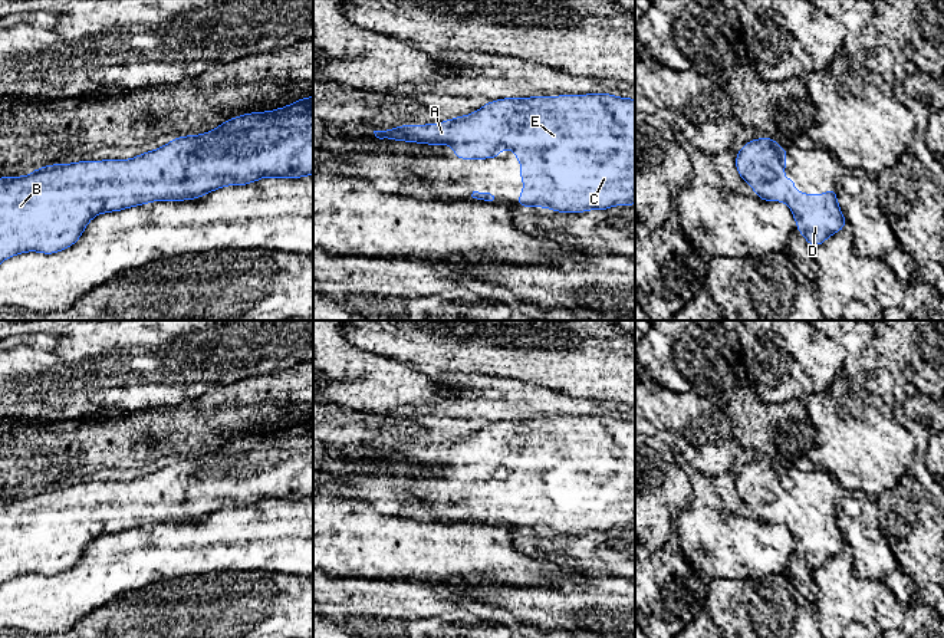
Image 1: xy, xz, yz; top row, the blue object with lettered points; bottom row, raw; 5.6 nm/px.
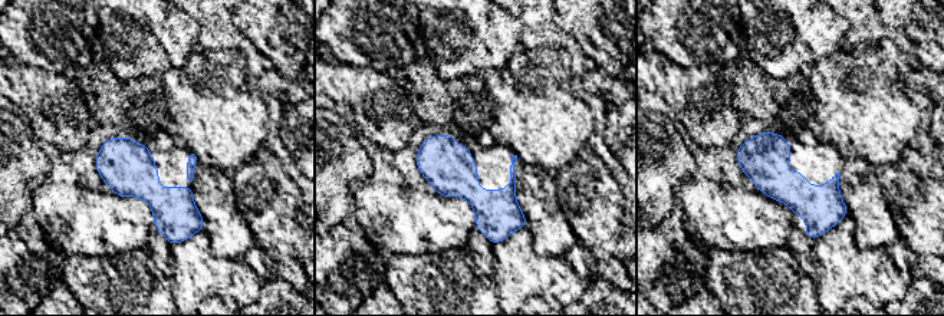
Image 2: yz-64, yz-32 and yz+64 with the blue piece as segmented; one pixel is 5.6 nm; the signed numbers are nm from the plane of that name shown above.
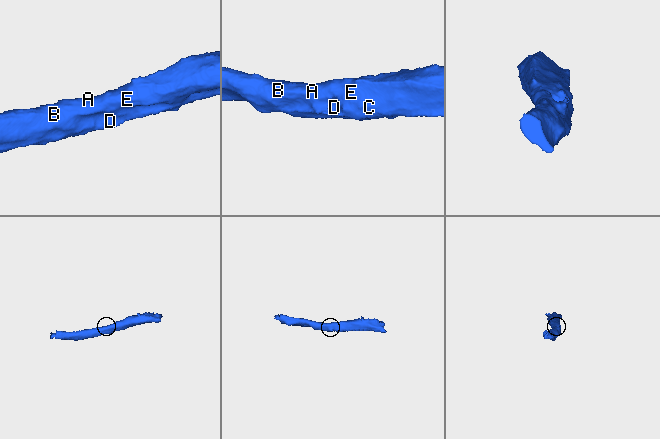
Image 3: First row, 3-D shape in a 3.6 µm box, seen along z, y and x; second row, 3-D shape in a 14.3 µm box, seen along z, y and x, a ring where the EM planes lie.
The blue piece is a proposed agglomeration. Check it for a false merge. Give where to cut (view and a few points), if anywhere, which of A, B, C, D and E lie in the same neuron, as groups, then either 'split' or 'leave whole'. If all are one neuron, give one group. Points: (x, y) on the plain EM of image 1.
no cut | A B C D E | leave whole

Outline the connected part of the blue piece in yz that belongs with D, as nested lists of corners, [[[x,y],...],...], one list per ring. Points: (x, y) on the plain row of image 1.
[[[764,458],[744,466],[736,476],[736,490],[759,520],[783,523],[789,527],[799,555],[815,570],[841,553],[846,547],[846,542],[838,527],[836,510],[829,510],[823,517],[790,512],[797,507],[797,503],[783,499],[786,478],[785,468],[779,468],[776,461]]]

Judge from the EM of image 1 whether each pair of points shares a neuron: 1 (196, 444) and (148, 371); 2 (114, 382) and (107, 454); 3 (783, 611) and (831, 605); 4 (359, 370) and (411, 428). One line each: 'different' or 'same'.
1: different
2: different
3: different
4: different

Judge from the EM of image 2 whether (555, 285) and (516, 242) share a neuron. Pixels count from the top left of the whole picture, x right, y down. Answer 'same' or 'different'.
same

